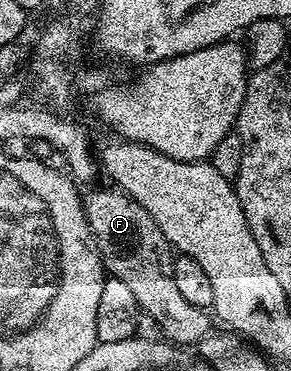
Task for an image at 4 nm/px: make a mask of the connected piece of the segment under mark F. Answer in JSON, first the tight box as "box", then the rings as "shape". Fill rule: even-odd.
{"box":[83,187,213,345],"shape":[[[100,187],[97,191],[83,196],[86,221],[90,225],[93,237],[96,238],[96,248],[100,250],[100,259],[104,263],[105,272],[113,279],[120,279],[132,290],[134,301],[138,301],[141,312],[154,317],[154,321],[160,327],[161,336],[167,342],[173,345],[200,344],[213,330],[213,316],[205,308],[190,305],[190,301],[186,301],[182,297],[182,293],[178,293],[178,285],[174,285],[172,276],[174,259],[171,254],[164,255],[164,251],[169,250],[168,242],[162,229],[158,229],[158,225],[154,225],[154,217],[150,217],[150,213],[146,213],[146,209],[142,209],[142,205],[138,205],[138,201],[134,201],[123,191],[108,187]]]}

